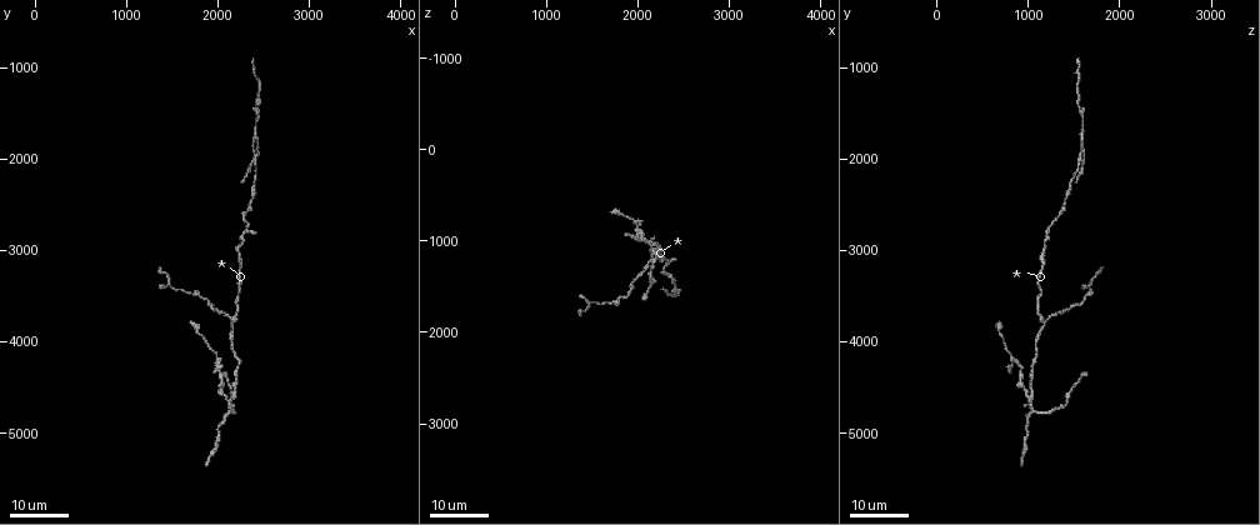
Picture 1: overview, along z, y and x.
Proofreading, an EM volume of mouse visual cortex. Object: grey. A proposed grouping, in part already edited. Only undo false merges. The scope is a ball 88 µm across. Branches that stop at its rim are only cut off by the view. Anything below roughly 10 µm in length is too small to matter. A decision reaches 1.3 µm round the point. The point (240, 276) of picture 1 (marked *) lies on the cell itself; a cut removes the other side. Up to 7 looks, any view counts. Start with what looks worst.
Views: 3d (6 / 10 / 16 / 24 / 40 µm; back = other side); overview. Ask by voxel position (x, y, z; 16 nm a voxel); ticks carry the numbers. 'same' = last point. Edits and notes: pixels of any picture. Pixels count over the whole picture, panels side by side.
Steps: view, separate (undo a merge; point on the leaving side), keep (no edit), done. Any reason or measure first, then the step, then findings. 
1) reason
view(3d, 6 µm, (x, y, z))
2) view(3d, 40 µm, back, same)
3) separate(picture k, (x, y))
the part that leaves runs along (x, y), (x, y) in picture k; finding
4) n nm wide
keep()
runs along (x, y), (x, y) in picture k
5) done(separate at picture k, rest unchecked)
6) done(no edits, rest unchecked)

four-way junction
view(3d, 16 µm, (2150, 4650, 1000))

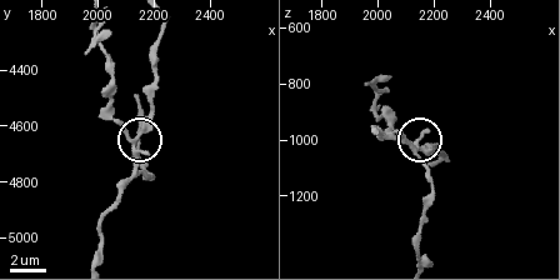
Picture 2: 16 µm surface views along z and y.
view(3d, 6 µm, same)

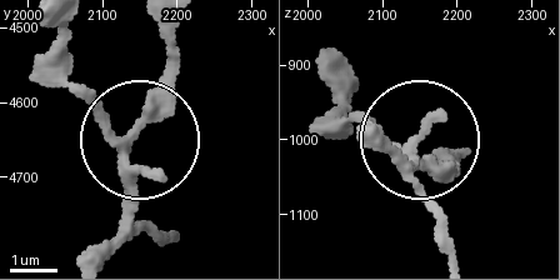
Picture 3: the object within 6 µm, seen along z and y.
230 nm wide
keep()
runs along (175, 28), (171, 99), (128, 159), (139, 226) in picture 3; continuous, no second cell

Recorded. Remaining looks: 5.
three arms meet
view(3d, 24 µm, (2150, 3800, 1200))

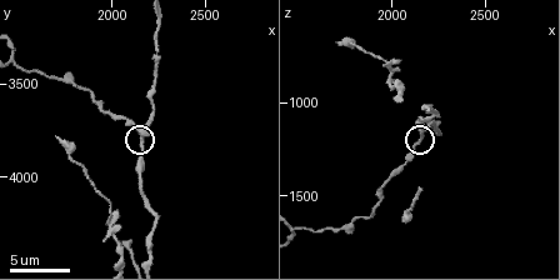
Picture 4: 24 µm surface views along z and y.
view(3d, 10 µm, same)

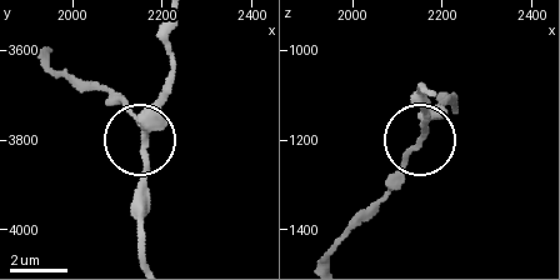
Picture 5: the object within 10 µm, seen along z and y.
220 nm wide
keep()
all the same cell

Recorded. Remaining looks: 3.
three arms meet
view(3d, 16 µm, (2000, 4200, 850))

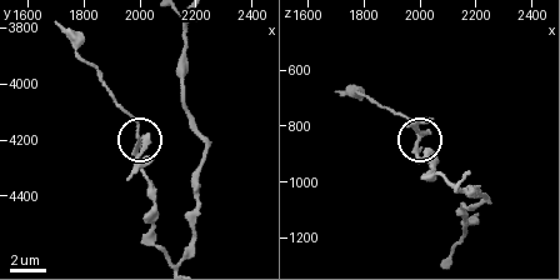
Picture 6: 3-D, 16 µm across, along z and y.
closer look
view(3d, 6 µm, (1990, 4190, 840))

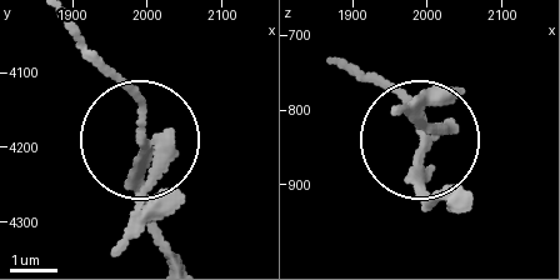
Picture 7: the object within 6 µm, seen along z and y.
3 arms
keep()
one cell here

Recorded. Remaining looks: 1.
done(no edits, rest unchecked)

